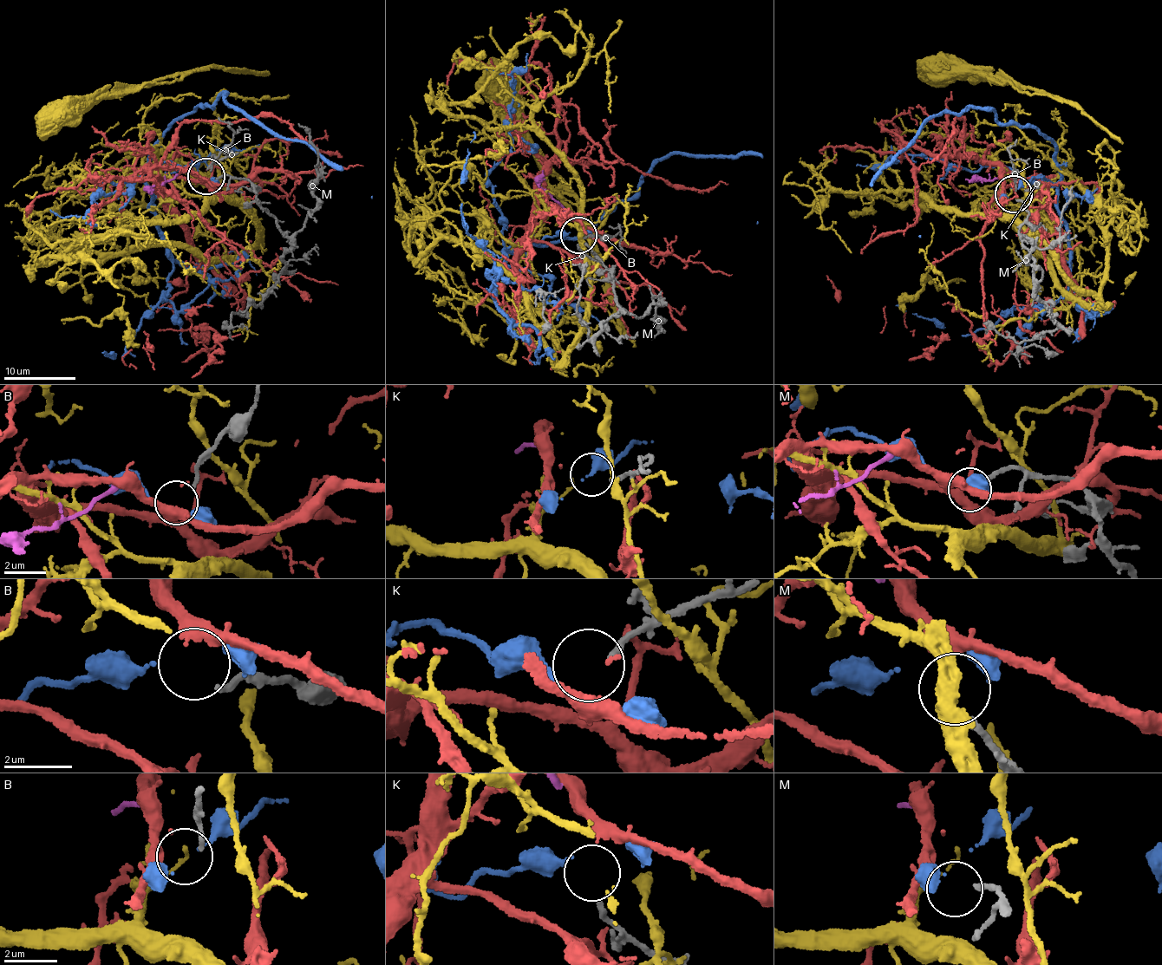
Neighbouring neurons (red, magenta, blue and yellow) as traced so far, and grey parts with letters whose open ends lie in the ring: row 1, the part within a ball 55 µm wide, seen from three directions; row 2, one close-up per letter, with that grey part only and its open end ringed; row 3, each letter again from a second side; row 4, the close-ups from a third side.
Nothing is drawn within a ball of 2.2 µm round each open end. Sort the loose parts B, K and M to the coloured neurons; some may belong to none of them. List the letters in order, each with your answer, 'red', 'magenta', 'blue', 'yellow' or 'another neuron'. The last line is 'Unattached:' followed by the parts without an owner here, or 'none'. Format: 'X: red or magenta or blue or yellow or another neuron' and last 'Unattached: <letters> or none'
B: blue
K: another neuron
M: another neuron
Unattached: K, M

